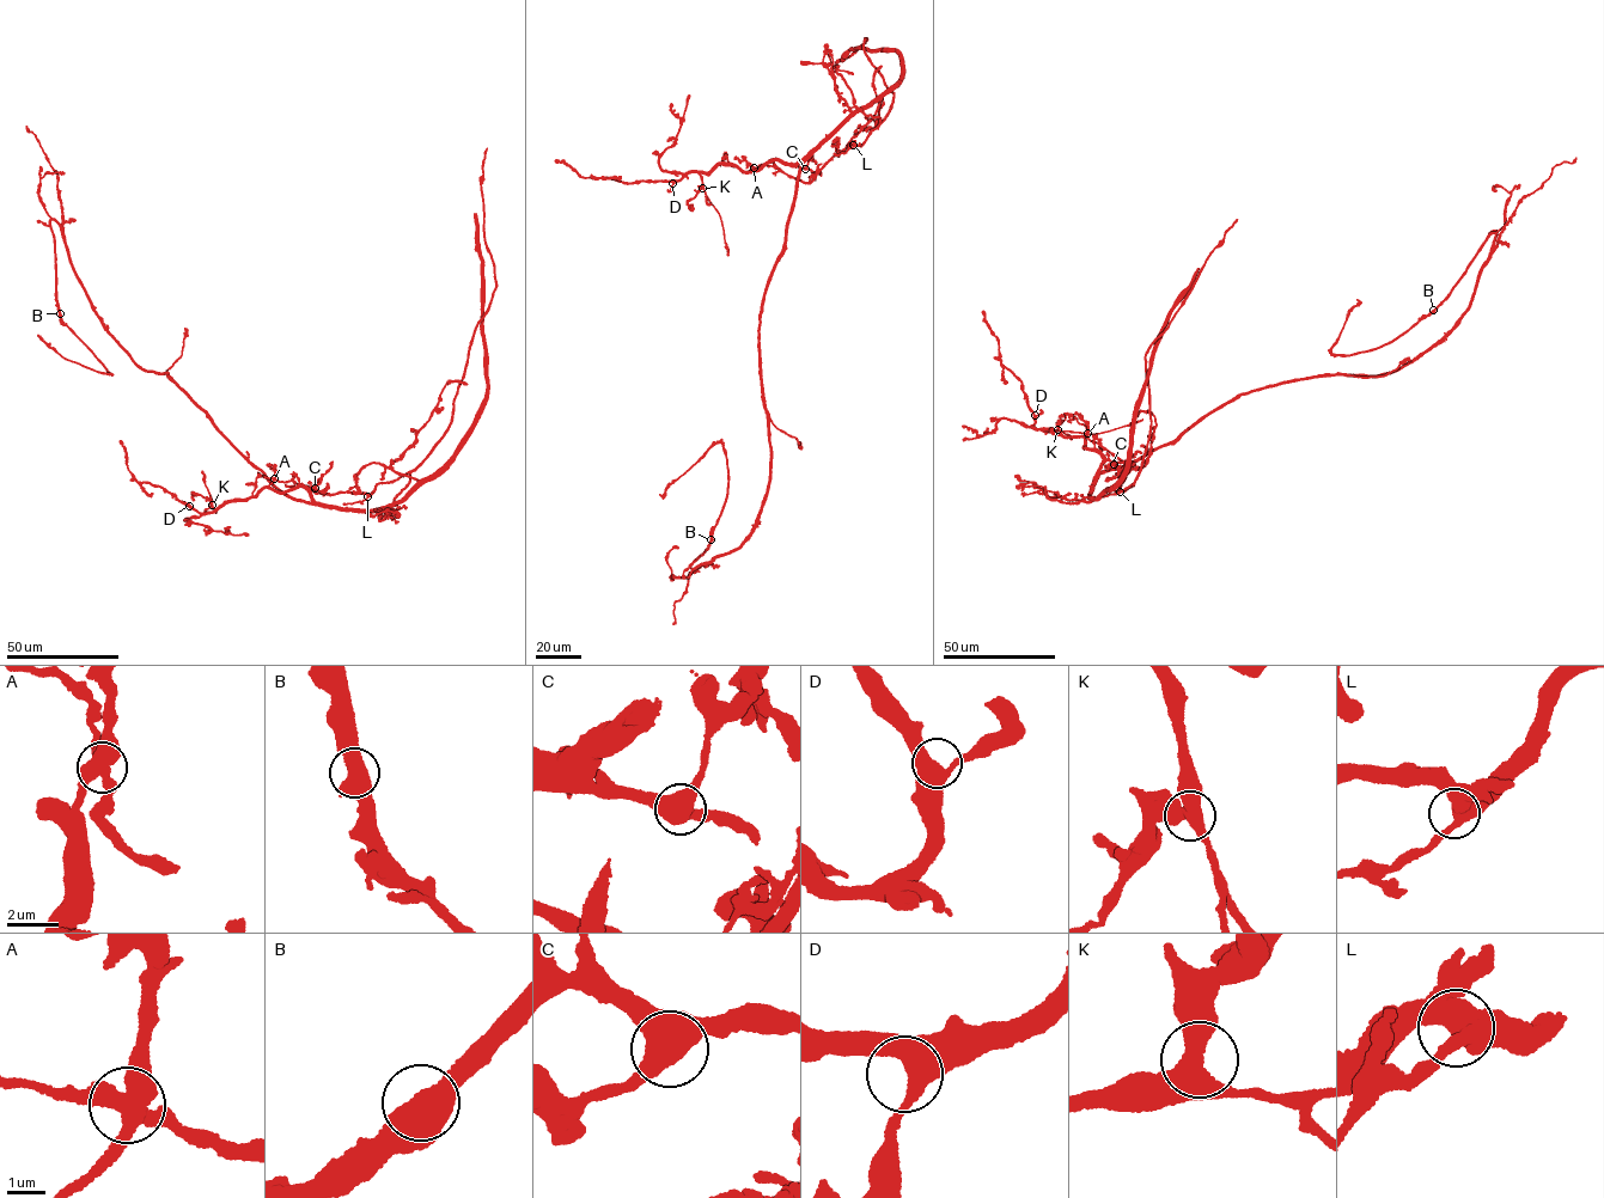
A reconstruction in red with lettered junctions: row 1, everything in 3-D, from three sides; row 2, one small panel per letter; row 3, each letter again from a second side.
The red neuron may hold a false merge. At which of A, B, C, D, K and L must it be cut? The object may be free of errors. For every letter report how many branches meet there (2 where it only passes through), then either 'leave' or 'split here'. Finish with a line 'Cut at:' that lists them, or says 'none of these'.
A: branches 4; split here
B: branches 3; leave
C: branches 3; leave
D: branches 3; leave
K: branches 3; leave
L: branches 3; leave
Cut at: A

